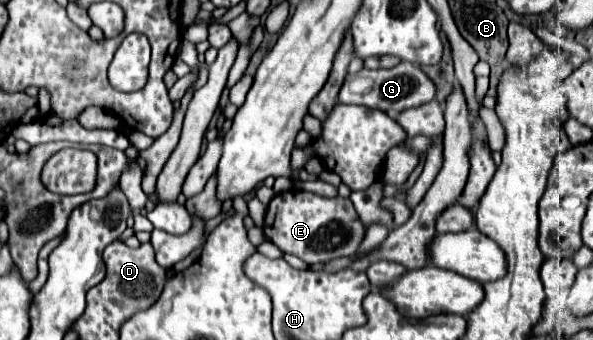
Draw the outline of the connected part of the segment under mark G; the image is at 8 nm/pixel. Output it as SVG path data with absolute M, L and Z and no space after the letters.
M401 61L391 69L379 69L379 71L361 69L357 71L357 89L353 89L351 77L347 77L339 93L339 103L353 103L353 105L365 105L369 109L381 109L391 117L433 99L435 99L435 83L423 73L419 65L409 61Z

